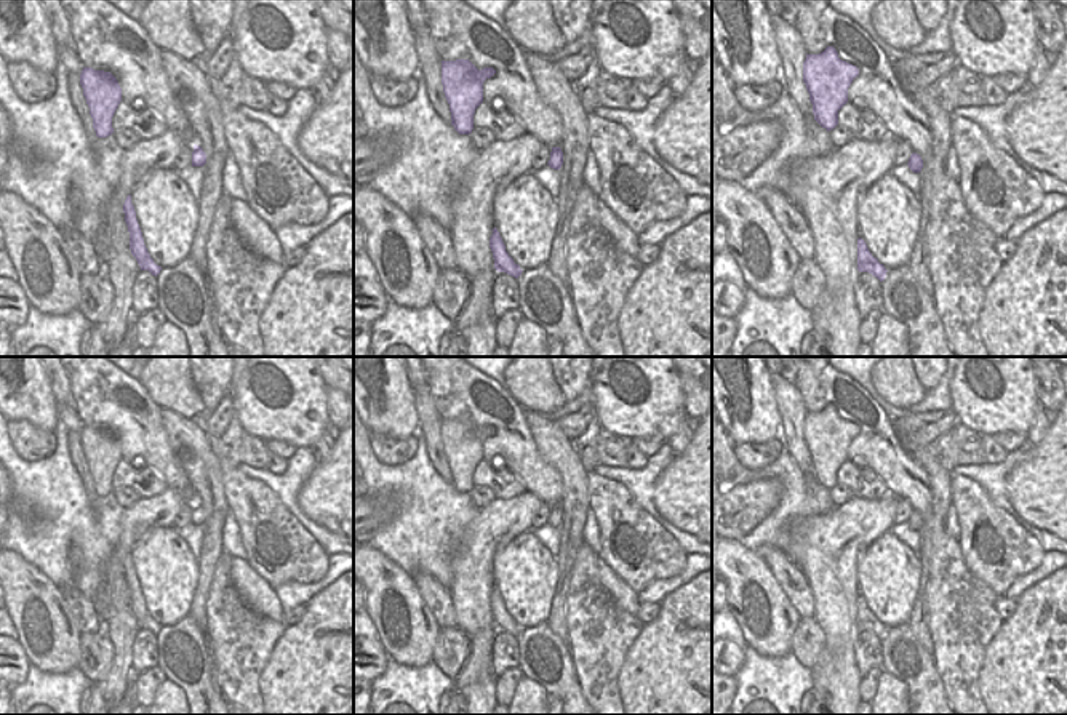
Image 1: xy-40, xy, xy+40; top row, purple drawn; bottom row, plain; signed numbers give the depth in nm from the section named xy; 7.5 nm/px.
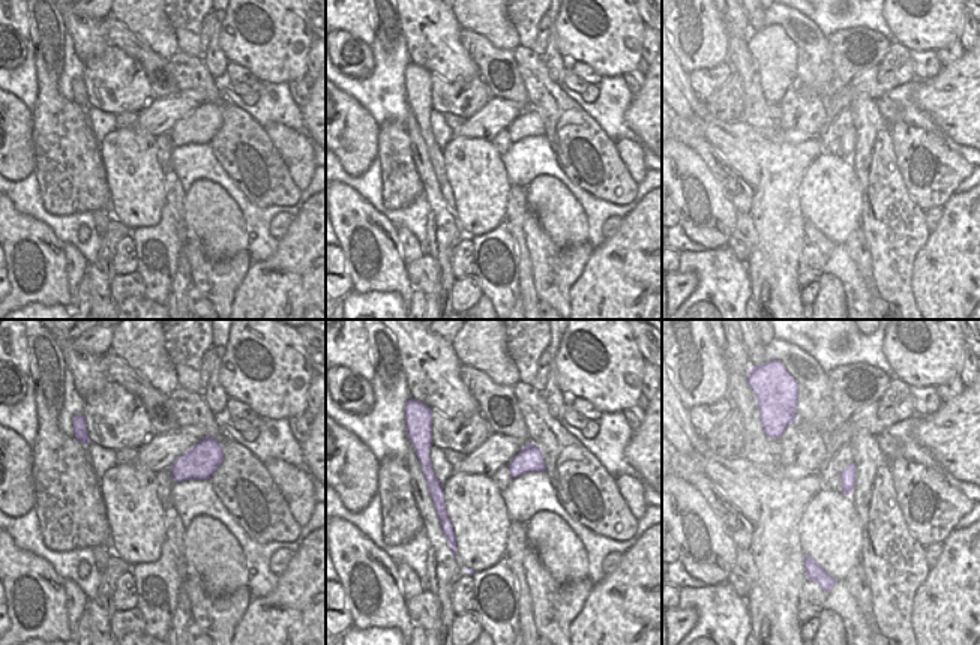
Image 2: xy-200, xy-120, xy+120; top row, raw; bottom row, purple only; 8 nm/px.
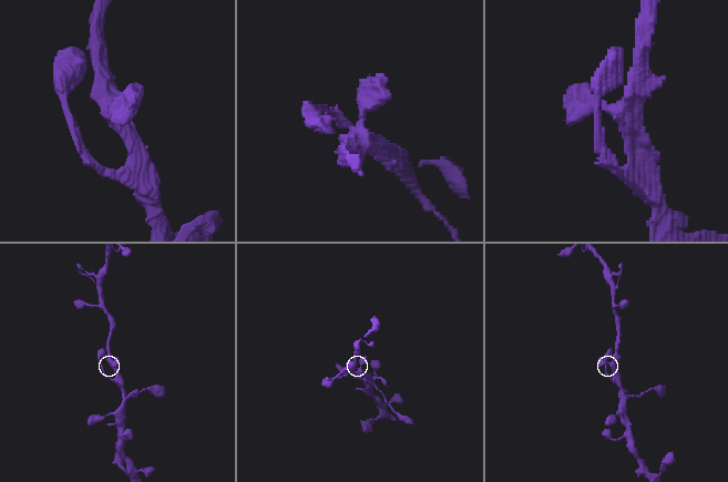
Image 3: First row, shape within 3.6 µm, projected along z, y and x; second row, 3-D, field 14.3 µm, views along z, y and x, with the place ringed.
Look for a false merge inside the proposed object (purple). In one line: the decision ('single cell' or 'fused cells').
single cell

